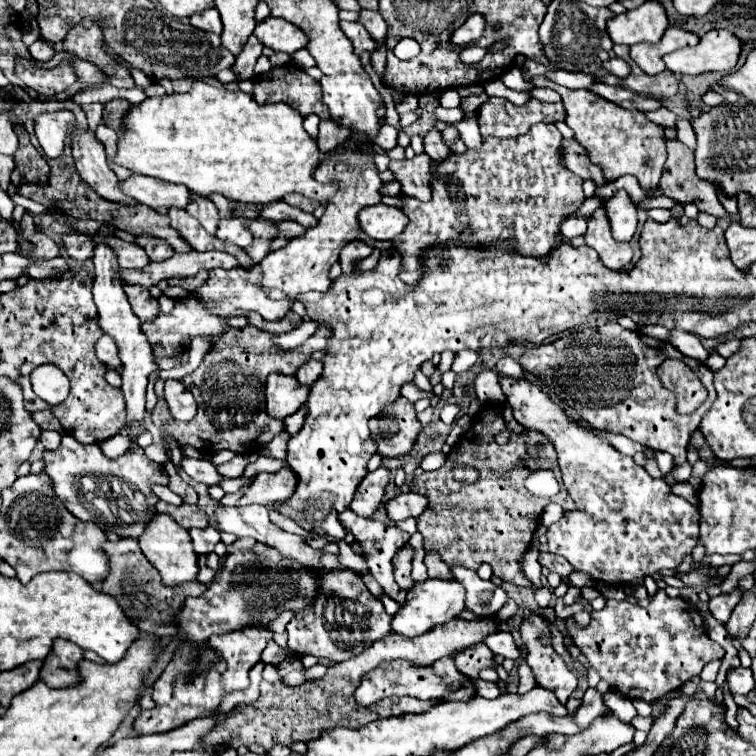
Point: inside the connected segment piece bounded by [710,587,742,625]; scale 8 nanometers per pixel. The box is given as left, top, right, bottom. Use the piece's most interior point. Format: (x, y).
(721, 607)

